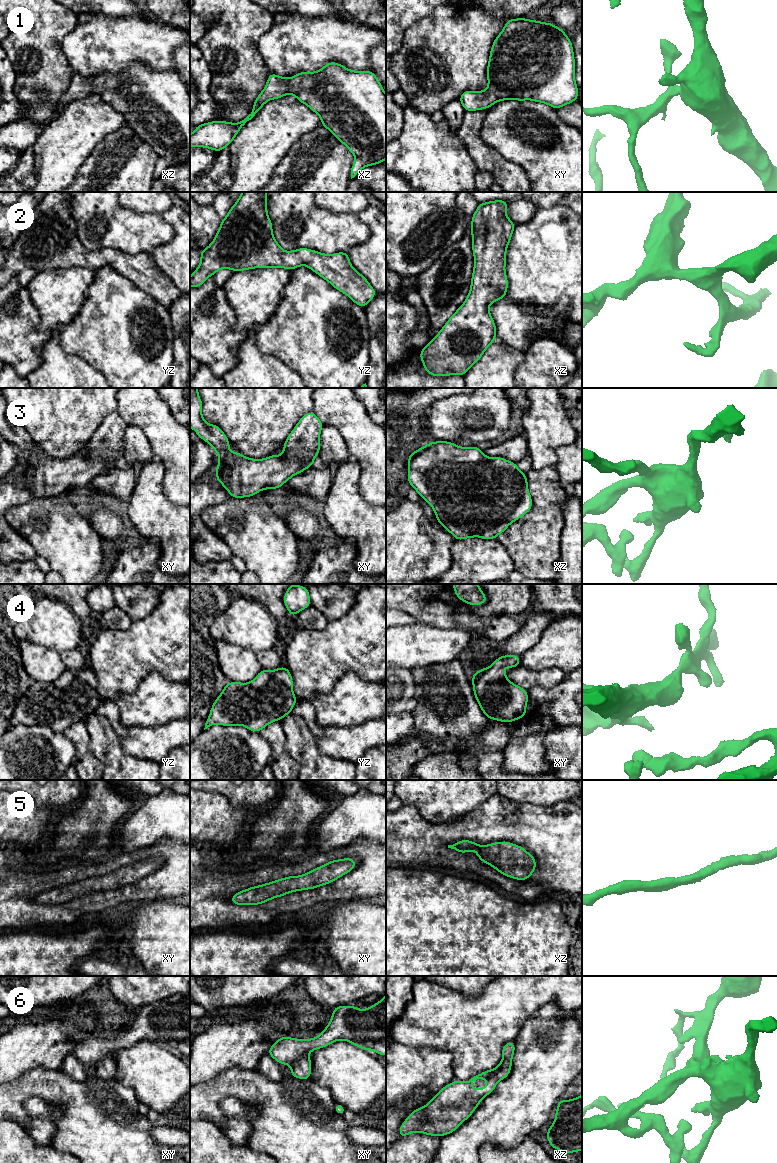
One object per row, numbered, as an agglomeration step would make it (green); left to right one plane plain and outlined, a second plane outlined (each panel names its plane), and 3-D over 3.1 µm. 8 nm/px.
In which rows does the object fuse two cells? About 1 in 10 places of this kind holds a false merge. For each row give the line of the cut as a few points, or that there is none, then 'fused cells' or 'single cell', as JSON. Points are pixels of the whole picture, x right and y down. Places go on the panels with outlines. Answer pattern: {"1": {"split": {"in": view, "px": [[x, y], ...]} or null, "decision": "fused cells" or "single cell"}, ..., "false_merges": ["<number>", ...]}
{"1": {"split": null, "decision": "single cell"}, "2": {"split": null, "decision": "single cell"}, "3": {"split": null, "decision": "single cell"}, "4": {"split": null, "decision": "single cell"}, "5": {"split": null, "decision": "single cell"}, "6": {"split": null, "decision": "single cell"}, "false_merges": []}

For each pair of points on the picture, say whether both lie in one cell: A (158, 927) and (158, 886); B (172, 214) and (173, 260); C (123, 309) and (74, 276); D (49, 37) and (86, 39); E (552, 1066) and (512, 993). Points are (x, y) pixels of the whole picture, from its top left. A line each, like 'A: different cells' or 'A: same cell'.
A: different cells
B: same cell
C: different cells
D: different cells
E: different cells

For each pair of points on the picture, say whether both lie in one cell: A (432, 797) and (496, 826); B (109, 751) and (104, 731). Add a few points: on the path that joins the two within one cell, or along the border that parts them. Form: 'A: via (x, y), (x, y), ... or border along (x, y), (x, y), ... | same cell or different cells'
A: border along (487, 800), (478, 804), (461, 818), (445, 822) | different cells
B: via (105, 746), (104, 736) | same cell

